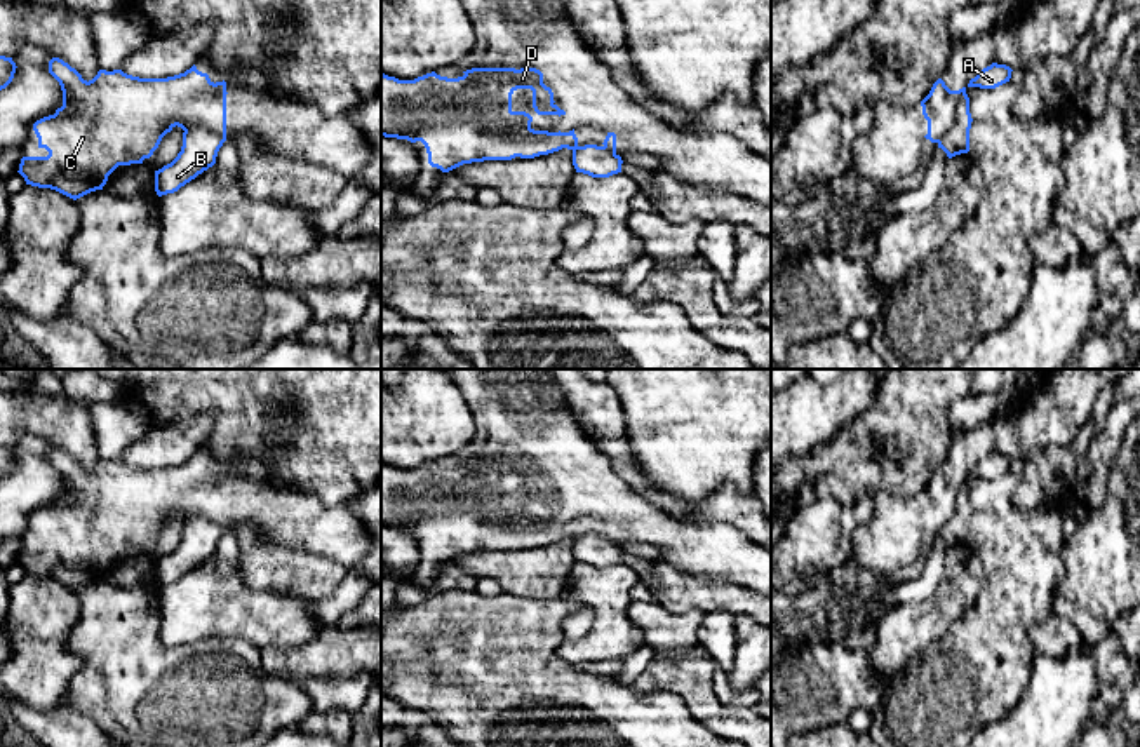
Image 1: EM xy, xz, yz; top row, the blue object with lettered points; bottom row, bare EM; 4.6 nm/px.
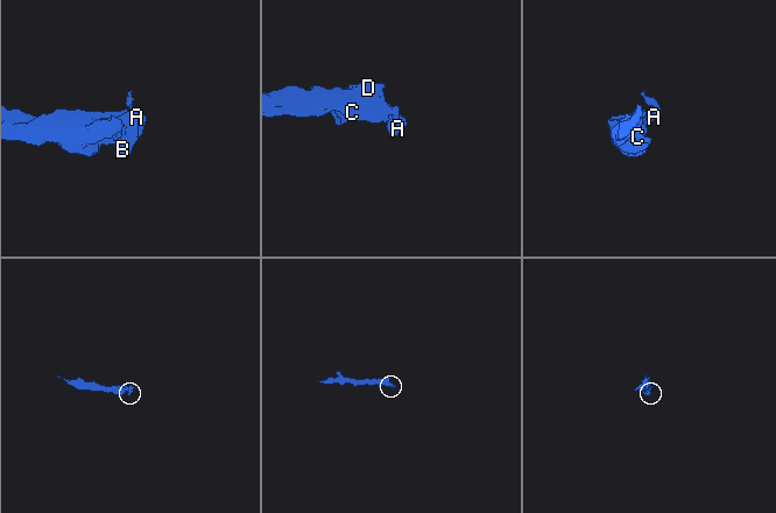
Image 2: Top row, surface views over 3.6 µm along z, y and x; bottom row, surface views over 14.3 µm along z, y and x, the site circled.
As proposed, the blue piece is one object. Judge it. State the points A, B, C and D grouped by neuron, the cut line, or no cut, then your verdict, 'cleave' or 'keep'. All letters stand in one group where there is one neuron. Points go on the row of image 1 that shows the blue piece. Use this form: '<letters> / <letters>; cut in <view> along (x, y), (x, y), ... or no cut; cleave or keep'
A B / C D; cut in yz along (965, 91), (951, 127), (937, 141); cleave

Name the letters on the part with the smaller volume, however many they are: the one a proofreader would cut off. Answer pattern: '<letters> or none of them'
A, B

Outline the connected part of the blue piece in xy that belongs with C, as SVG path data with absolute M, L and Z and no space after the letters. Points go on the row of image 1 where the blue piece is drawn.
M52 57L49 73L61 85L63 106L33 124L38 148L45 148L49 155L21 158L17 172L26 185L50 188L77 200L103 190L118 165L143 164L150 158L176 125L186 131L193 120L202 120L207 129L226 139L226 82L214 84L195 64L167 78L139 78L122 70L99 70L87 82L68 63Z

